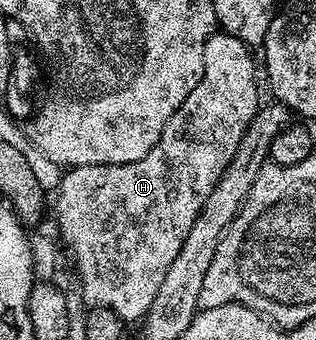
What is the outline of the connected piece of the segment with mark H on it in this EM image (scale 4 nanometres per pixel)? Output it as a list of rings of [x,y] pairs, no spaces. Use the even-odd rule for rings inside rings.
[[[216,30],[209,38],[209,42],[205,42],[205,70],[201,82],[197,82],[193,94],[189,94],[189,98],[185,98],[185,102],[181,102],[181,106],[175,111],[173,118],[169,118],[169,122],[163,127],[161,138],[155,143],[153,150],[149,150],[149,154],[145,154],[145,158],[128,164],[77,166],[76,168],[68,168],[62,173],[57,185],[59,197],[55,200],[55,220],[59,223],[59,232],[63,235],[63,240],[67,243],[72,258],[75,259],[75,272],[79,275],[77,287],[83,293],[84,305],[92,308],[105,306],[109,310],[113,310],[113,314],[117,314],[124,322],[142,321],[149,310],[149,306],[153,306],[153,298],[157,295],[161,281],[165,279],[169,266],[173,266],[173,258],[177,258],[177,254],[181,254],[181,246],[184,245],[189,230],[193,230],[193,222],[197,222],[197,214],[201,214],[201,206],[205,206],[205,200],[209,198],[209,194],[213,194],[213,186],[217,186],[217,182],[221,178],[225,166],[229,166],[233,154],[237,154],[237,142],[241,142],[249,122],[261,107],[259,84],[255,81],[257,56],[256,53],[254,56],[251,52],[254,52],[252,45],[241,42],[241,38],[222,30]]]

